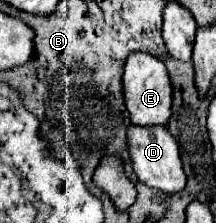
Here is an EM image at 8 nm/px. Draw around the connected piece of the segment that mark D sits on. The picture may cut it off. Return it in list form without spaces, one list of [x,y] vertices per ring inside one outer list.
[[[129,125],[127,127],[127,149],[131,155],[131,165],[139,181],[143,181],[147,187],[159,189],[163,193],[177,193],[185,189],[185,173],[179,157],[179,145],[167,133],[163,125],[151,125],[151,127],[141,127],[141,125]]]

